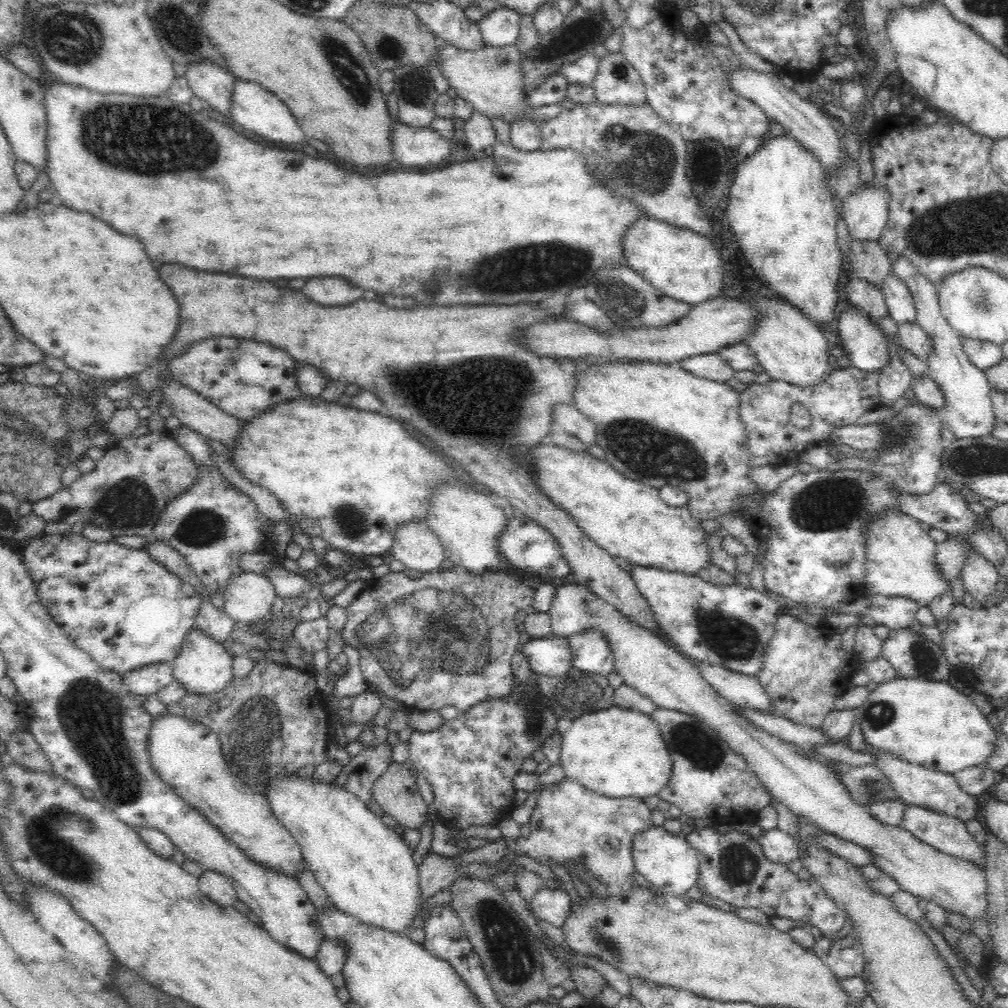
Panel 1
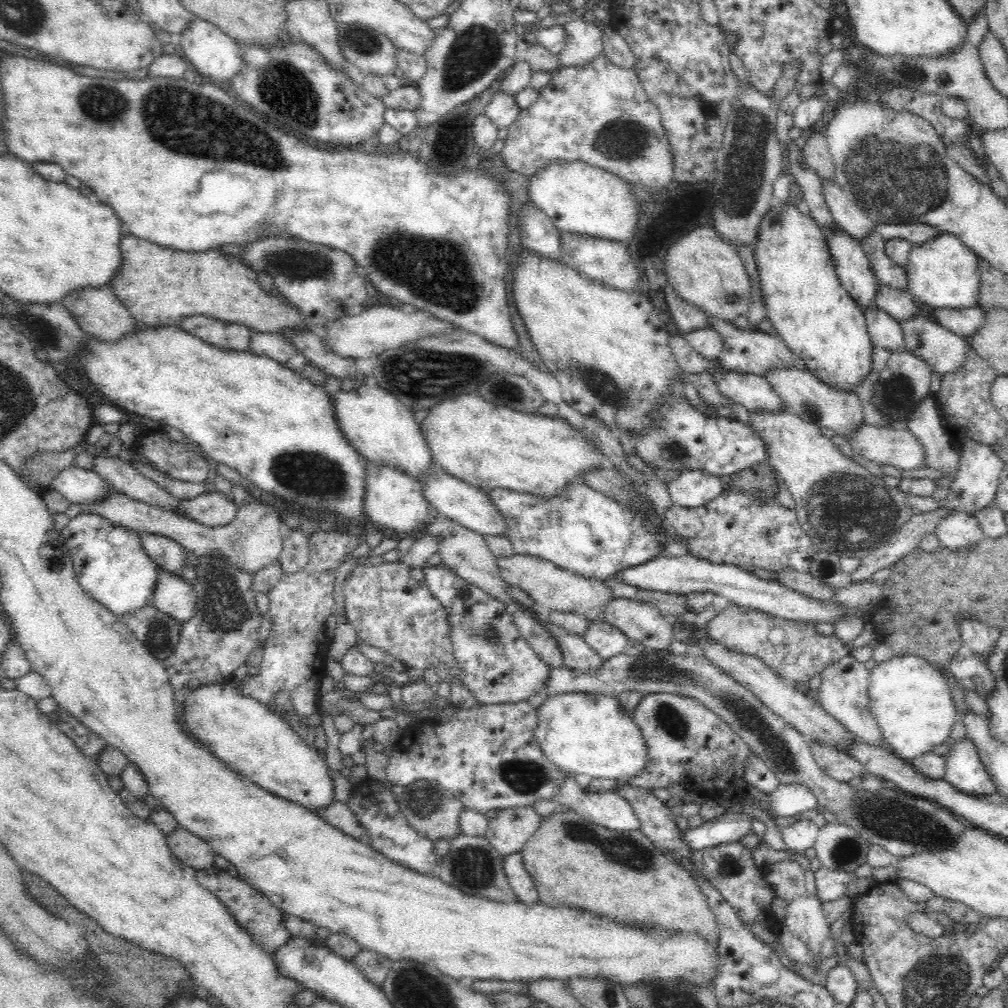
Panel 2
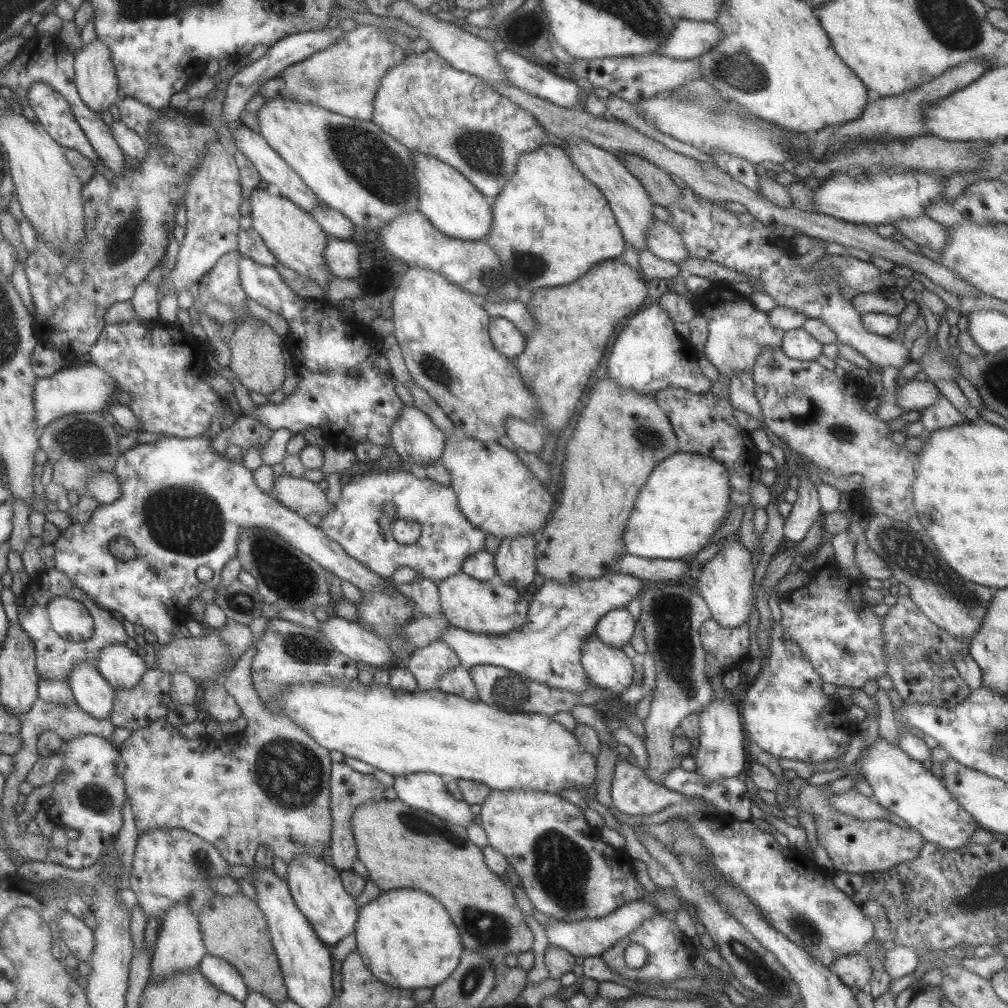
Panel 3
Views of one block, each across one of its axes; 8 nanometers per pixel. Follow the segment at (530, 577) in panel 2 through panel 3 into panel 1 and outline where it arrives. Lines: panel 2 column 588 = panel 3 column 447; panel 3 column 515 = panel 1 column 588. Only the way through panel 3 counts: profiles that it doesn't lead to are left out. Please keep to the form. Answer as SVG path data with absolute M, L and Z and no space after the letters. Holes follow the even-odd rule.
M565 584L557 587L552 608L550 608L548 613L551 618L551 636L554 637L567 638L567 636L584 632L589 628L600 629L606 635L608 644L614 651L615 671L622 676L624 683L648 697L657 708L682 712L706 724L732 750L745 757L749 768L754 771L754 775L757 776L760 784L766 786L770 790L770 794L774 795L778 801L784 803L796 816L802 815L808 818L808 821L812 821L826 833L839 836L844 838L844 840L868 848L875 857L875 866L892 876L900 885L901 890L910 892L917 898L923 898L928 902L938 904L947 913L960 914L960 916L963 916L971 923L976 922L976 920L988 921L988 891L986 891L986 872L983 868L979 868L978 865L971 864L966 860L944 855L936 851L927 844L920 842L910 832L906 832L903 827L880 824L875 818L872 818L868 807L860 806L848 797L848 791L844 789L842 781L838 779L838 775L835 772L830 771L826 765L806 757L806 753L804 753L804 750L807 749L806 747L798 747L787 741L780 740L778 736L770 735L764 732L764 730L750 725L746 718L738 715L734 704L722 698L703 679L698 667L692 660L682 656L674 646L668 645L658 634L640 626L636 622L632 622L617 608L614 608L599 596L596 596L589 588L580 584Z

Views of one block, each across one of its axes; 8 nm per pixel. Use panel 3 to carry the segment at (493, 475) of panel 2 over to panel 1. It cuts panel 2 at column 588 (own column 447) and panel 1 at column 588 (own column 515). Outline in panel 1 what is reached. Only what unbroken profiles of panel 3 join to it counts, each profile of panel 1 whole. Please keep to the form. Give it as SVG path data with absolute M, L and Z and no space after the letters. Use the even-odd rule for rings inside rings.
M540 444L532 448L536 457L536 479L540 489L558 503L565 512L580 526L598 546L601 546L613 557L624 558L631 565L644 568L662 568L668 572L681 572L686 576L698 576L700 570L713 564L708 545L708 533L698 521L694 521L689 508L673 507L660 497L657 488L652 485L629 479L620 474L612 465L602 463L590 454L572 452L559 446Z

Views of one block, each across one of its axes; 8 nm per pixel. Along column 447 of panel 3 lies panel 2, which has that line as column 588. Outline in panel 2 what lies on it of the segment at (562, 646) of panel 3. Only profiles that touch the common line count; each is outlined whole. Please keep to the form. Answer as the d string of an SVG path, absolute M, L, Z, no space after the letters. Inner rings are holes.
M608 622L591 624L582 637L600 660L604 661L622 654L628 642L624 634Z

